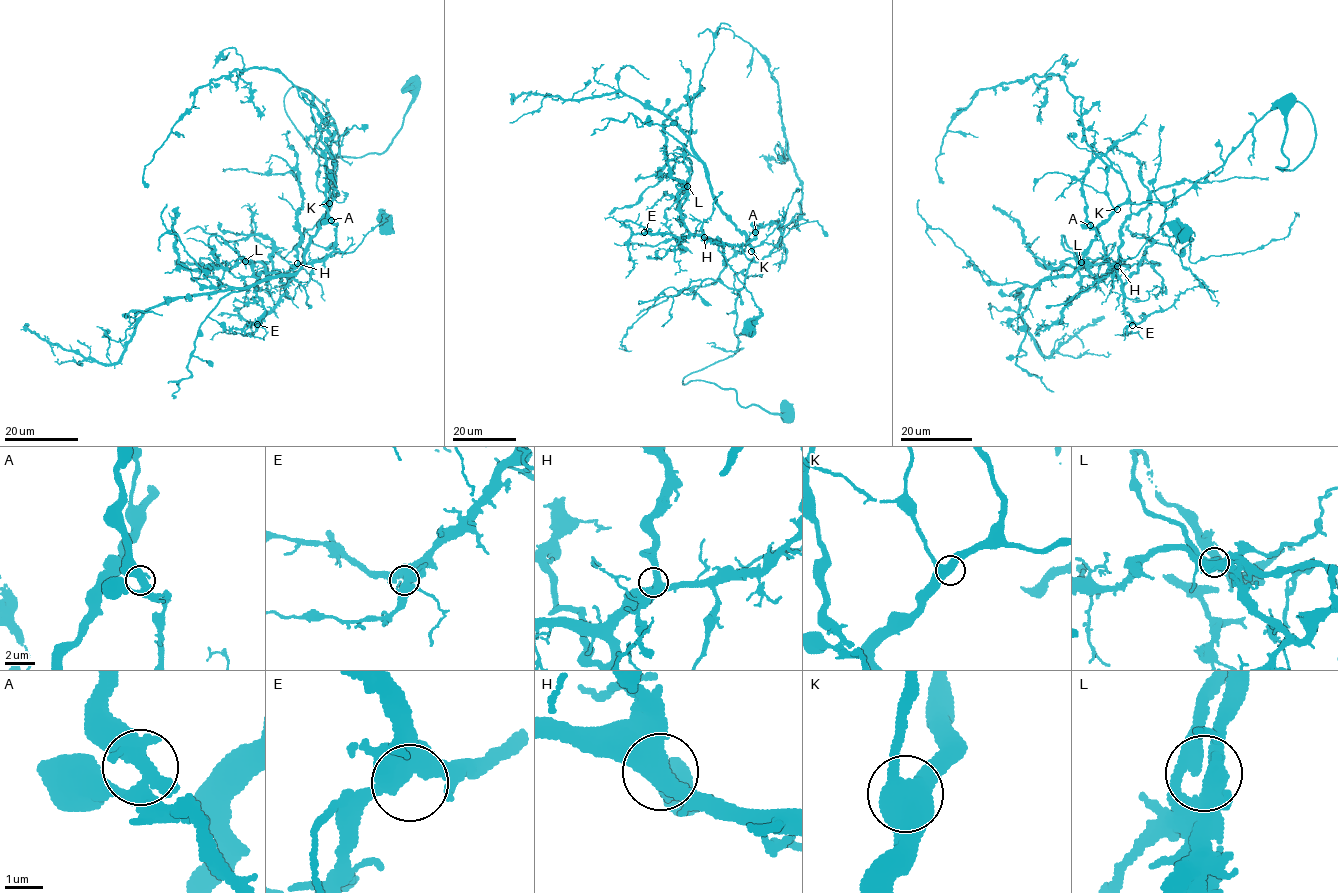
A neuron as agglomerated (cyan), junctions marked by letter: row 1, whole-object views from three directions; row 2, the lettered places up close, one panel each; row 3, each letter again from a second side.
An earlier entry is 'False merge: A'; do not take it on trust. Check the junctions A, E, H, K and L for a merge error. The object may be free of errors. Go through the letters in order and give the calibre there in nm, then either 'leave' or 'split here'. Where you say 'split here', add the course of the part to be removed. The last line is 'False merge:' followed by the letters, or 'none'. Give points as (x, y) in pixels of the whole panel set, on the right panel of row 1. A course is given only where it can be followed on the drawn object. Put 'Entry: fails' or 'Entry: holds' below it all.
A: 420 nm thick; split here; foreign part runs (1090, 225), (1118, 275), (1099, 280), (1065, 250), (1064, 236), (1087, 265), (1038, 265), (1020, 224), (992, 206)
E: 480 nm thick; leave
H: 440 nm thick; leave
K: 440 nm thick; leave
L: 440 nm thick; leave
False merge: A
Entry: holds

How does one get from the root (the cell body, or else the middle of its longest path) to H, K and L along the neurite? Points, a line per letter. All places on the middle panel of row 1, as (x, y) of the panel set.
H: (785, 416), (683, 383), (736, 352), (738, 293), (778, 224), (740, 245), (704, 237)
K: (785, 416), (744, 407), (733, 389), (683, 383), (736, 352), (735, 306), (751, 251)
L: (785, 416), (683, 383), (736, 352), (753, 248), (778, 226), (705, 240), (681, 220), (687, 186)

